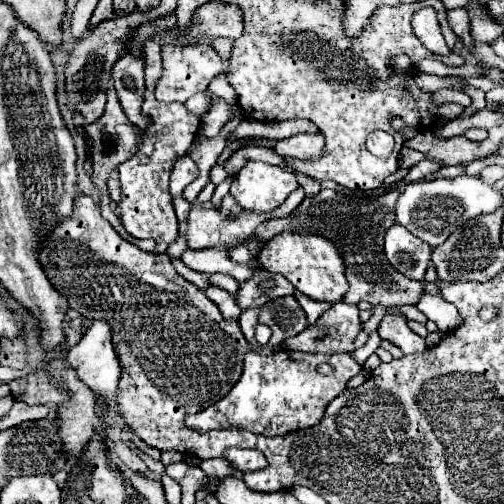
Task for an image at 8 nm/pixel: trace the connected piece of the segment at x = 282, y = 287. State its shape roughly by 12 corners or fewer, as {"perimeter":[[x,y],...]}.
{"perimeter":[[257,269],[241,283],[237,305],[259,307],[295,295],[283,275]]}

